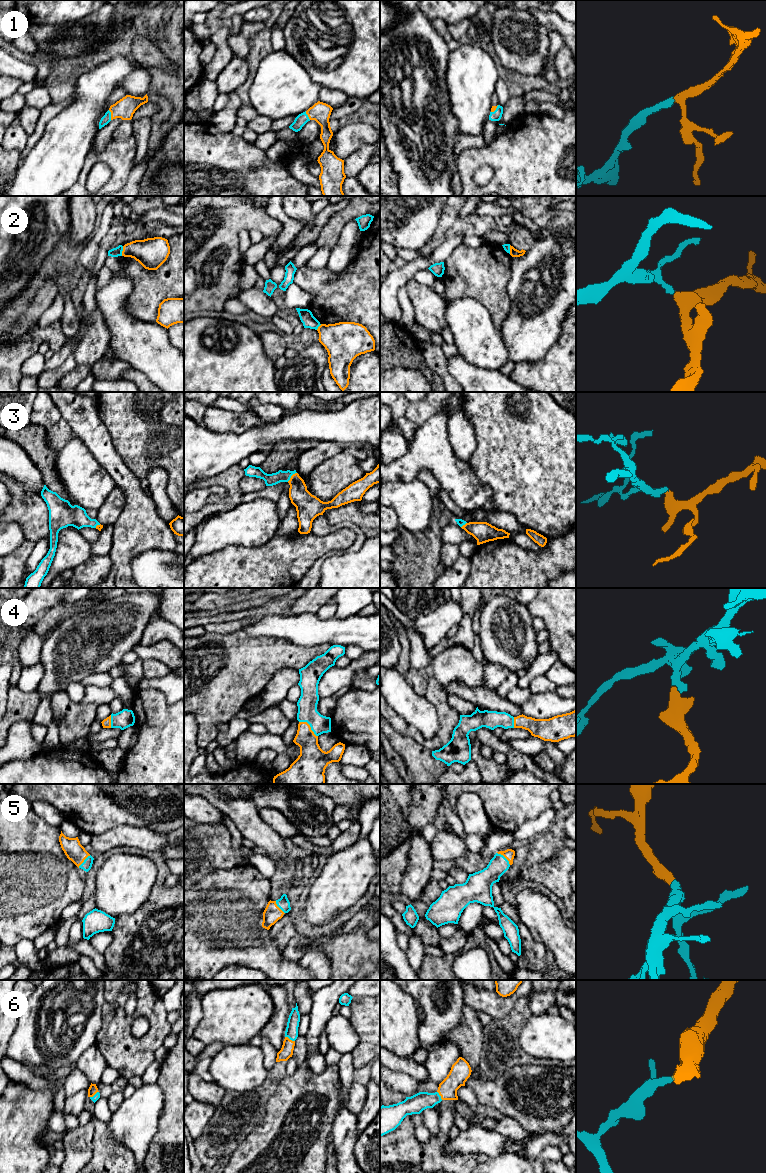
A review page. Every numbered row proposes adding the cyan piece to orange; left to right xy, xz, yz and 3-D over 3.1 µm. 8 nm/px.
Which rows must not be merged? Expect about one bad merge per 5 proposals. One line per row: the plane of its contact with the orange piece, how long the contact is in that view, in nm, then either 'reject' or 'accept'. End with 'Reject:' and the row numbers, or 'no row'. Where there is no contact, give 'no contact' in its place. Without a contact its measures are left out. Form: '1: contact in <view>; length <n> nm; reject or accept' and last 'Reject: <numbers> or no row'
1: contact in xy; length 80 nm; accept
2: contact in xy; length 80 nm; reject
3: contact in xz; length 110 nm; accept
4: contact in xz; length 200 nm; accept
5: contact in yz; length 150 nm; accept
6: contact in xz; length 90 nm; accept
Reject: 2

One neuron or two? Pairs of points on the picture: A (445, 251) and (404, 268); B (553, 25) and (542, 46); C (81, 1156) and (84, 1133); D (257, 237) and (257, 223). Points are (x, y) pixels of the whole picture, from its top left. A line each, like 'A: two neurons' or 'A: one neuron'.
A: one neuron
B: two neurons
C: one neuron
D: two neurons

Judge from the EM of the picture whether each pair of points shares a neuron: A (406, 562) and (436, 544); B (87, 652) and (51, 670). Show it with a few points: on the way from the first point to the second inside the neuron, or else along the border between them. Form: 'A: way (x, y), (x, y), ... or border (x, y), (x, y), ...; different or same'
A: way (413, 562), (429, 550); same
B: way (78, 652), (73, 652), (60, 665); same

